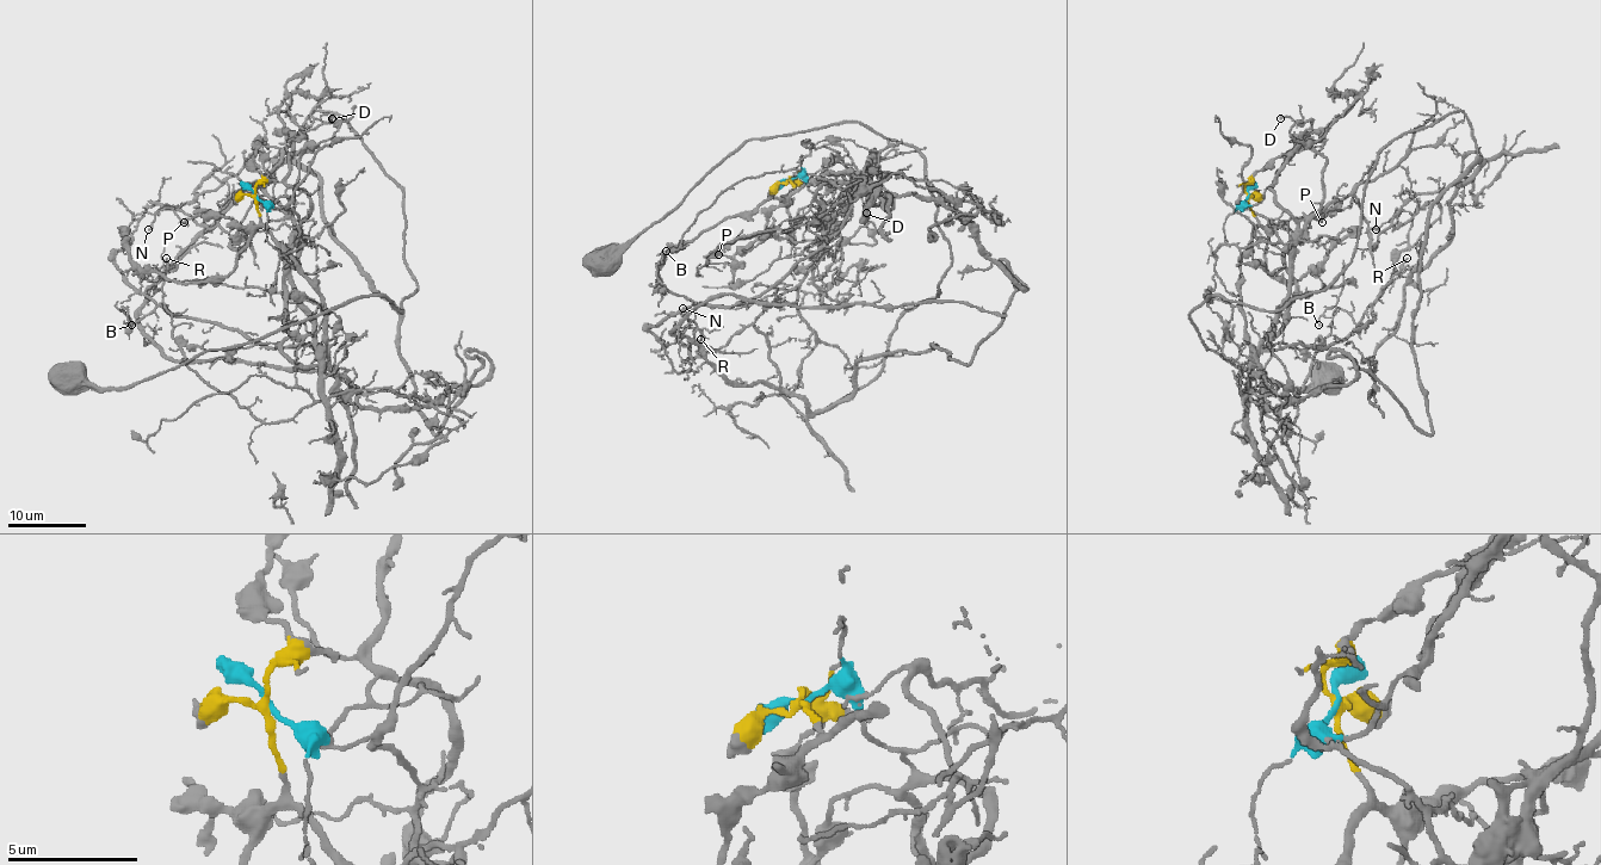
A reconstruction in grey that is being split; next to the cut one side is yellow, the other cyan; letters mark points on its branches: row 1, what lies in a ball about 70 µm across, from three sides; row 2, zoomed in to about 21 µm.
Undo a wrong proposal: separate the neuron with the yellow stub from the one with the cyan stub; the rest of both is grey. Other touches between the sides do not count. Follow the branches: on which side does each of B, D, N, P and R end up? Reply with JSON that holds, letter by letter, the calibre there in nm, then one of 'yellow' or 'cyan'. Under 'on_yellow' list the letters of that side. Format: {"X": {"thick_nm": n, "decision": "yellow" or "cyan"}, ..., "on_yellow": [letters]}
{"B": {"thick_nm": 110, "decision": "yellow"}, "D": {"thick_nm": 160, "decision": "cyan"}, "N": {"thick_nm": 110, "decision": "yellow"}, "P": {"thick_nm": 160, "decision": "yellow"}, "R": {"thick_nm": 120, "decision": "yellow"}, "on_yellow": ["B", "N", "P", "R"]}

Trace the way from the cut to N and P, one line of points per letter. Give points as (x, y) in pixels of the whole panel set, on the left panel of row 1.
N: (255, 195), (320, 296), (317, 348), (170, 316), (117, 264), (146, 211), (148, 230)
P: (255, 195), (259, 222), (253, 227), (241, 227), (232, 218), (197, 215), (183, 222)

